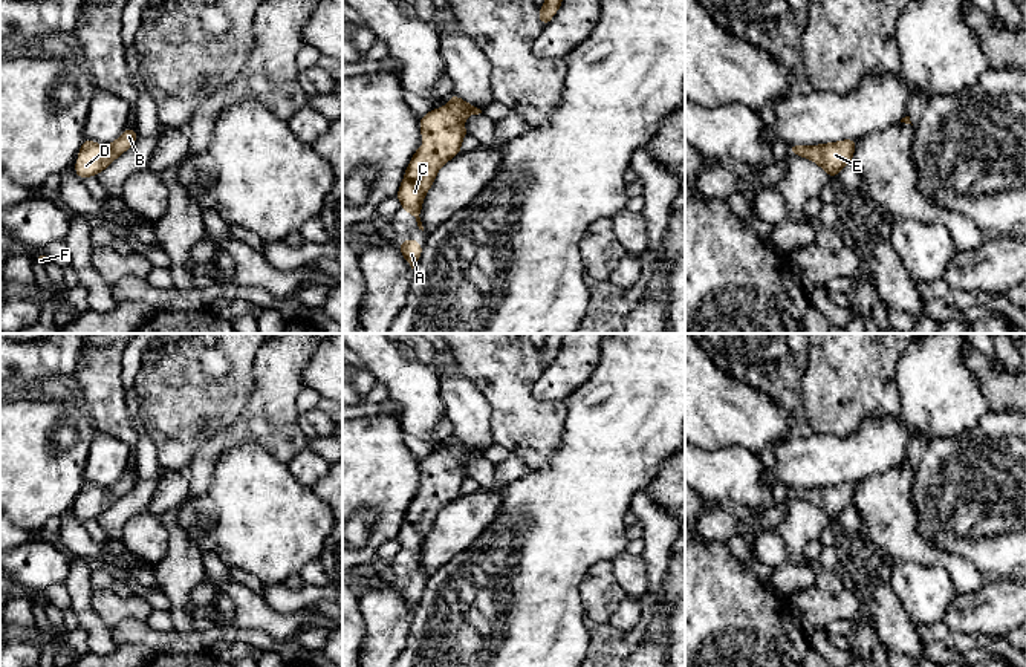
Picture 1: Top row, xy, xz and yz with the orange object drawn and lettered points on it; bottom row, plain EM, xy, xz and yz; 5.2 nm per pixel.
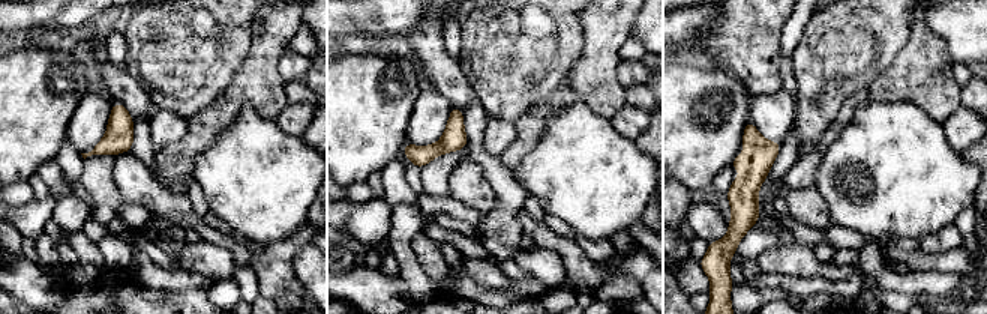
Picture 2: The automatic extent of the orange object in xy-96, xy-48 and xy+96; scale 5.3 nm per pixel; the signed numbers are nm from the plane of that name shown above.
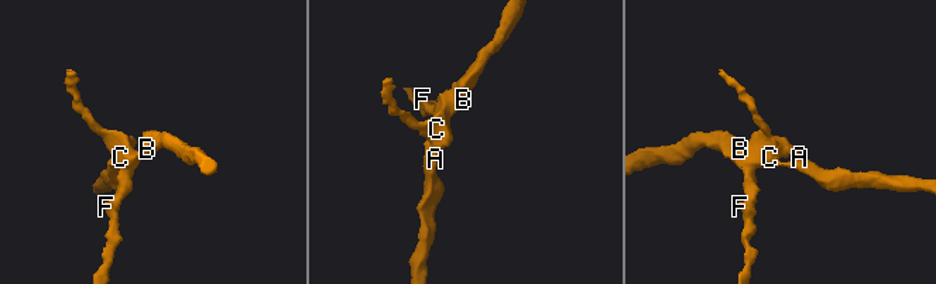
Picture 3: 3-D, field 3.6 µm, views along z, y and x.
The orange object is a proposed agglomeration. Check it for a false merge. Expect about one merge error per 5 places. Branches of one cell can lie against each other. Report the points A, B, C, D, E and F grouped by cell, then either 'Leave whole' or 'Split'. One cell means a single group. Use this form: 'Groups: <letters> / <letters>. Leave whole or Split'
Groups: A B C D E F. Leave whole

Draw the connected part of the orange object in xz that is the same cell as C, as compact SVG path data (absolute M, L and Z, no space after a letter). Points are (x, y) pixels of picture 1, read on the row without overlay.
M453 436L445 450L433 451L419 460L420 479L425 482L425 488L417 490L396 538L401 549L416 560L422 574L424 569L419 558L424 540L440 509L460 496L462 482L468 477L463 462L479 456L482 456L480 451Z

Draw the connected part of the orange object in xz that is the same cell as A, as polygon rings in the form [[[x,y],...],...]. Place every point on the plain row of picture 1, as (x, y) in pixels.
[[[405,583],[399,586],[399,594],[405,600],[405,603],[410,606],[411,612],[414,610],[416,604],[419,603],[422,597],[424,589],[419,587],[419,583]]]

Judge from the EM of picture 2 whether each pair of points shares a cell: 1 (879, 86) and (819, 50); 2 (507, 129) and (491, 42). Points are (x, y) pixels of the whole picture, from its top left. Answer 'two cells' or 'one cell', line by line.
1: two cells
2: two cells

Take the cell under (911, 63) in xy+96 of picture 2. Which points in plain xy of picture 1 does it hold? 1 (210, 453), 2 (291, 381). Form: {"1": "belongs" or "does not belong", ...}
{"1": "belongs", "2": "belongs"}

